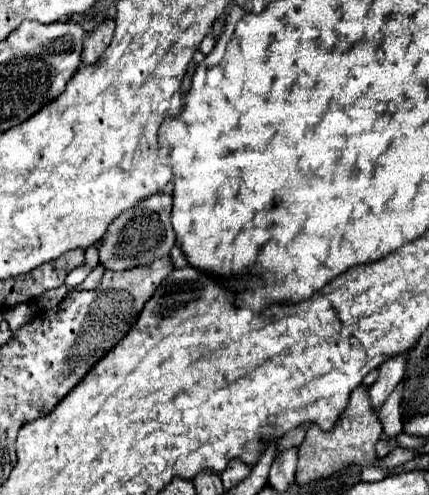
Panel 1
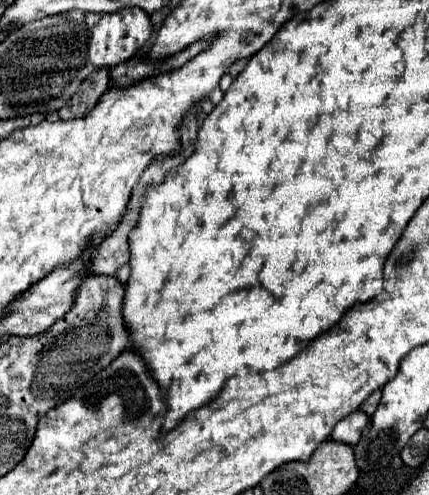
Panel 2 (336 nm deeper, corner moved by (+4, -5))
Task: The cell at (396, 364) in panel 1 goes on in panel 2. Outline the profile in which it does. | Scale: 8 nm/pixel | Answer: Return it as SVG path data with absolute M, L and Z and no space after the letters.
M361 409L353 411L351 415L347 415L347 419L341 419L335 425L335 431L331 433L331 439L339 441L339 443L355 445L361 439L361 431L367 423L369 423L369 415L365 411L361 411Z

